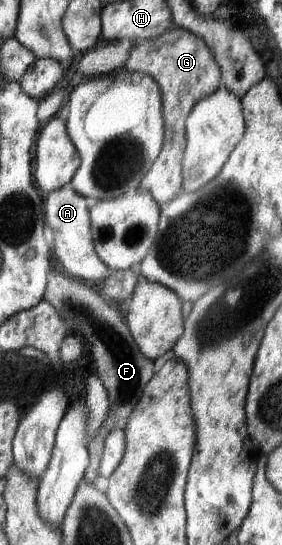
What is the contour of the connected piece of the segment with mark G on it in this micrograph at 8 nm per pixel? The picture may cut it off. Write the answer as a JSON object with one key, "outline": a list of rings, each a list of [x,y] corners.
{"outline":[[[180,27],[166,30],[153,40],[132,45],[125,69],[151,75],[160,86],[165,121],[164,147],[142,177],[138,188],[149,191],[159,205],[162,205],[174,199],[183,185],[181,163],[186,143],[186,118],[196,103],[218,89],[221,73],[207,43],[194,32]]]}

